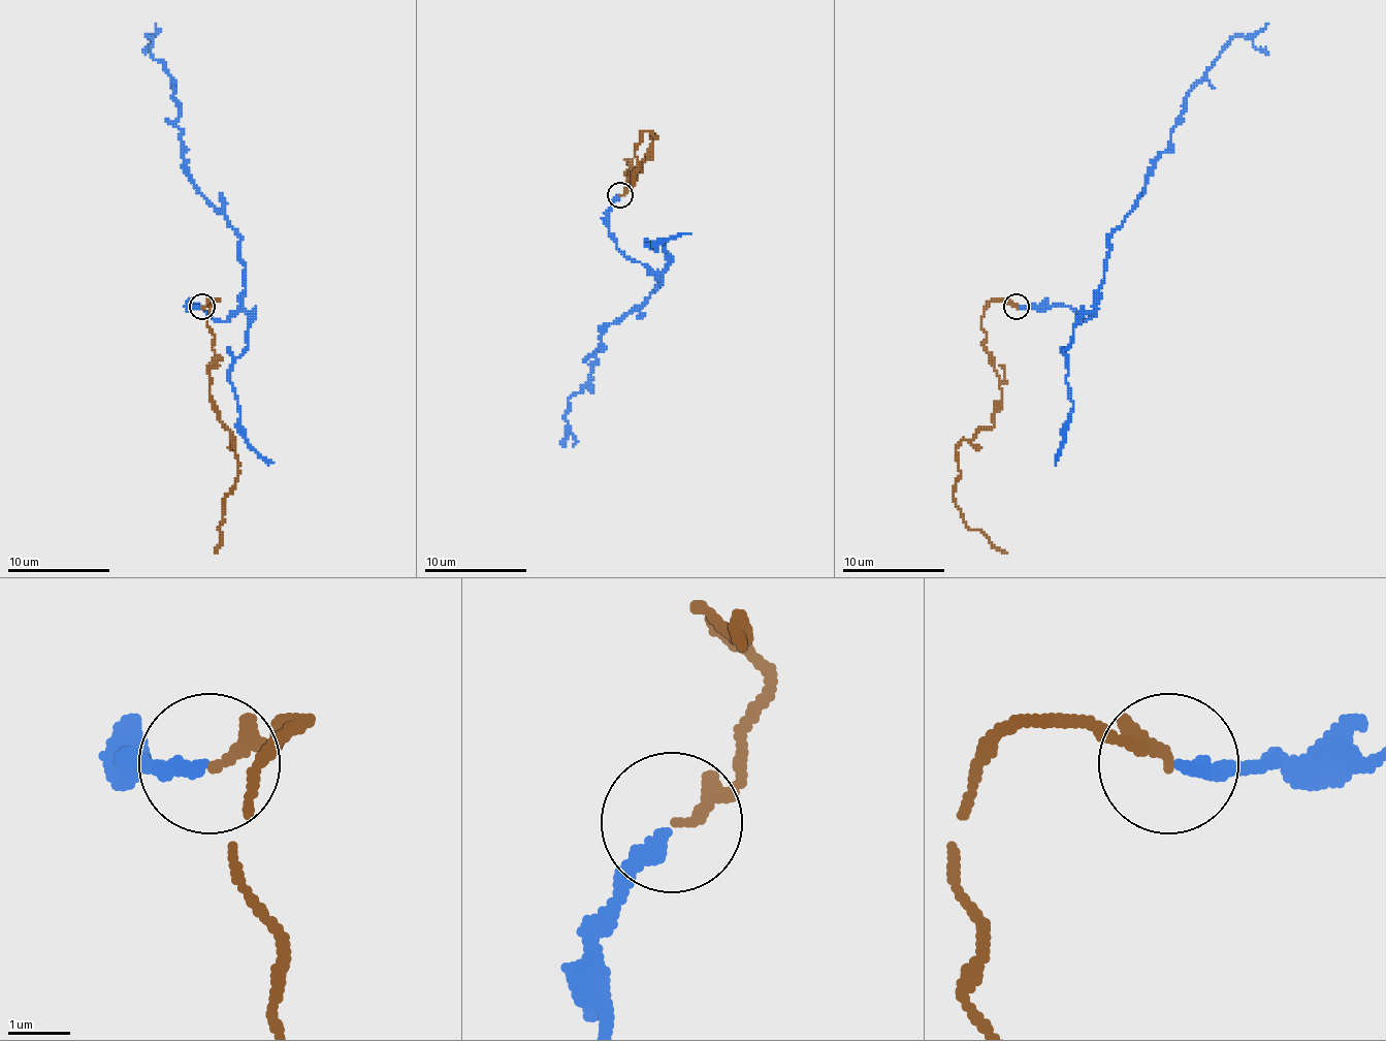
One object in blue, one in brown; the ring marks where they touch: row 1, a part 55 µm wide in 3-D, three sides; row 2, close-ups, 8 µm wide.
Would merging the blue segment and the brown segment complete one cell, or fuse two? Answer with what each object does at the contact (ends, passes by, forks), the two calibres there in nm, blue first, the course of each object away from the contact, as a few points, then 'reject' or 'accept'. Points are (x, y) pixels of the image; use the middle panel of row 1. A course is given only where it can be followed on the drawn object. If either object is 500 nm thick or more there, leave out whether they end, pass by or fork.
blue ends there; brown passes by; 240 nm thick on the blue side, 120 nm on the other; blue runs (619, 195), (609, 213), (609, 237), (663, 280), (604, 332), (590, 377), (571, 398), (562, 446); brown runs (619, 195), (635, 175), (624, 159), (626, 180), (655, 138), (645, 131), (632, 185); accept

